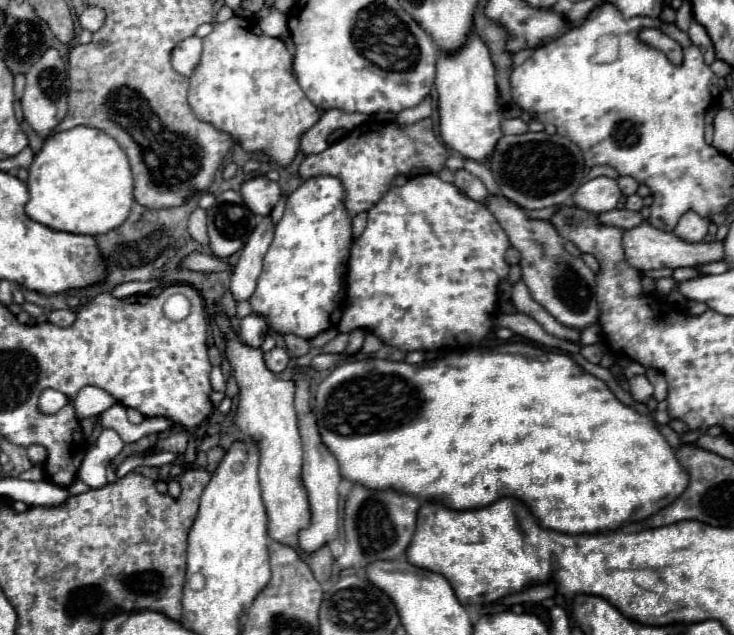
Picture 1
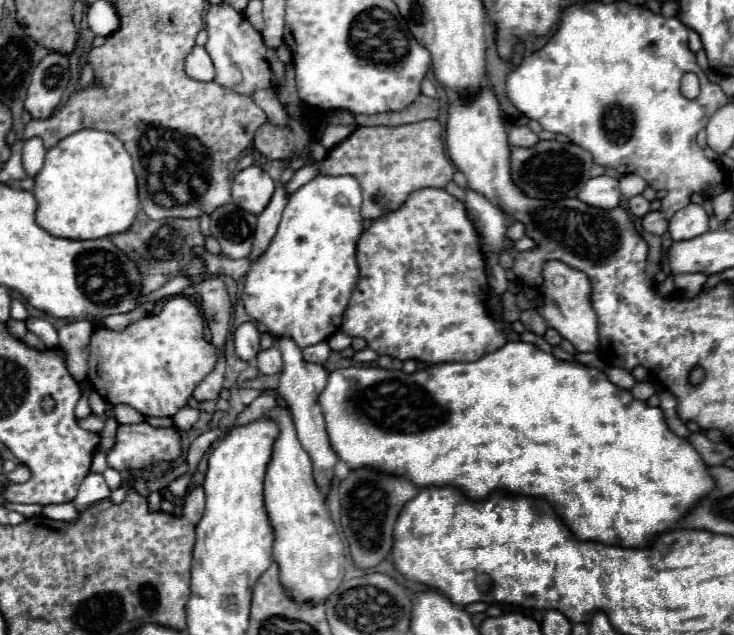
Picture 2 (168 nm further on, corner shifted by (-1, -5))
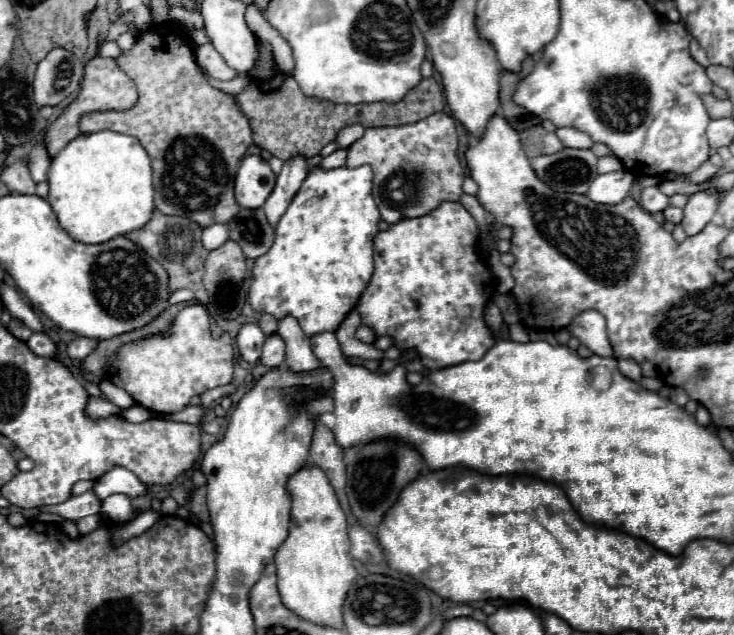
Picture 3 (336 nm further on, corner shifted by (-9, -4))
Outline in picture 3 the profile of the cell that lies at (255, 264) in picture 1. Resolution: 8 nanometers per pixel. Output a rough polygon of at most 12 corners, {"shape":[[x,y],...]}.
{"shape":[[293,157],[277,175],[263,205],[271,227],[291,205],[307,177],[305,157]]}

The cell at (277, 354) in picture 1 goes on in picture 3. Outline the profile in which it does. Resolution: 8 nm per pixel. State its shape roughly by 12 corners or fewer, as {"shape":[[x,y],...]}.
{"shape":[[269,335],[261,363],[269,369],[285,361],[285,343]]}

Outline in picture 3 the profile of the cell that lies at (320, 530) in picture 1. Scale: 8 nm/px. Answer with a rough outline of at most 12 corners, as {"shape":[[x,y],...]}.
{"shape":[[295,317],[281,319],[277,333],[287,345],[287,369],[321,369]]}

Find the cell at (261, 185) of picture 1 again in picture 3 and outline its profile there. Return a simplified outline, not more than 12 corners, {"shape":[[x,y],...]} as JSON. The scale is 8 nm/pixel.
{"shape":[[257,155],[241,161],[235,199],[259,209],[275,187],[275,173]]}

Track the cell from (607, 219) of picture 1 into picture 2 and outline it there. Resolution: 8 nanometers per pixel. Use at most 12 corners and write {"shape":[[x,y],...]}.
{"shape":[[649,212],[641,218],[647,232],[663,234],[667,218],[663,212]]}

